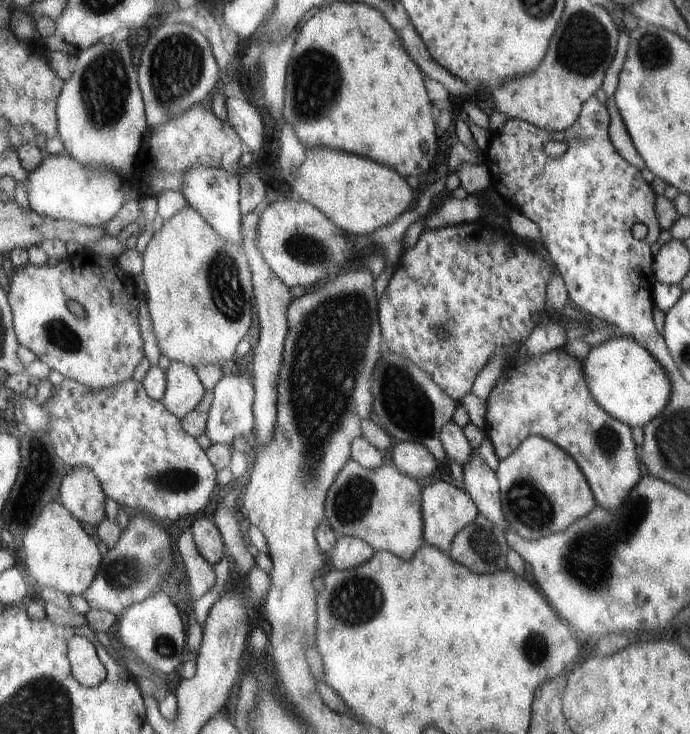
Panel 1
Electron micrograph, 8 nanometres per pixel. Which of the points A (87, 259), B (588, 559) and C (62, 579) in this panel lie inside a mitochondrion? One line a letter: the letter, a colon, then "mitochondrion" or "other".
A: other
B: mitochondrion
C: other

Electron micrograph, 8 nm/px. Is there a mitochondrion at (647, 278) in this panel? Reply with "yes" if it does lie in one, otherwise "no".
no

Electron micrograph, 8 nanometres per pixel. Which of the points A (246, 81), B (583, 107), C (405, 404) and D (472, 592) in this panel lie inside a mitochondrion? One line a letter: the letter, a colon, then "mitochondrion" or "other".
A: other
B: other
C: mitochondrion
D: other

